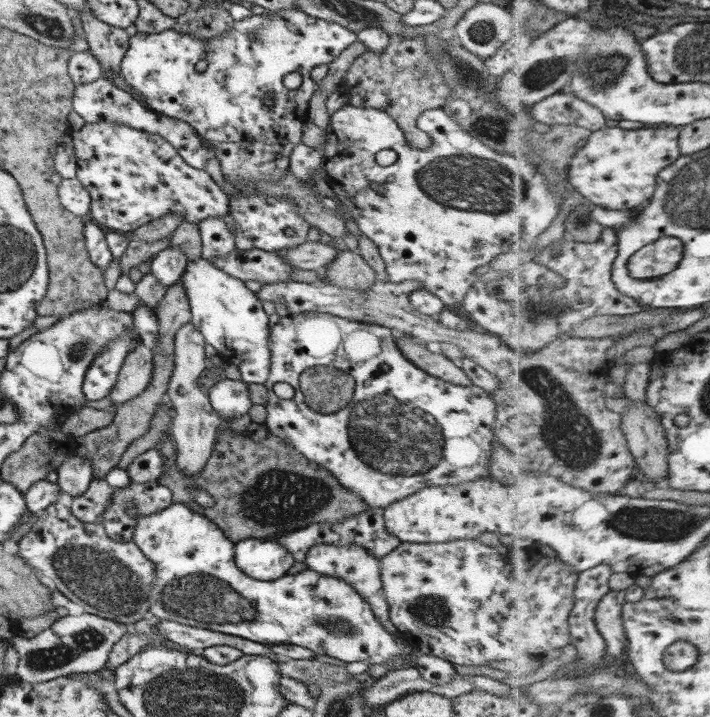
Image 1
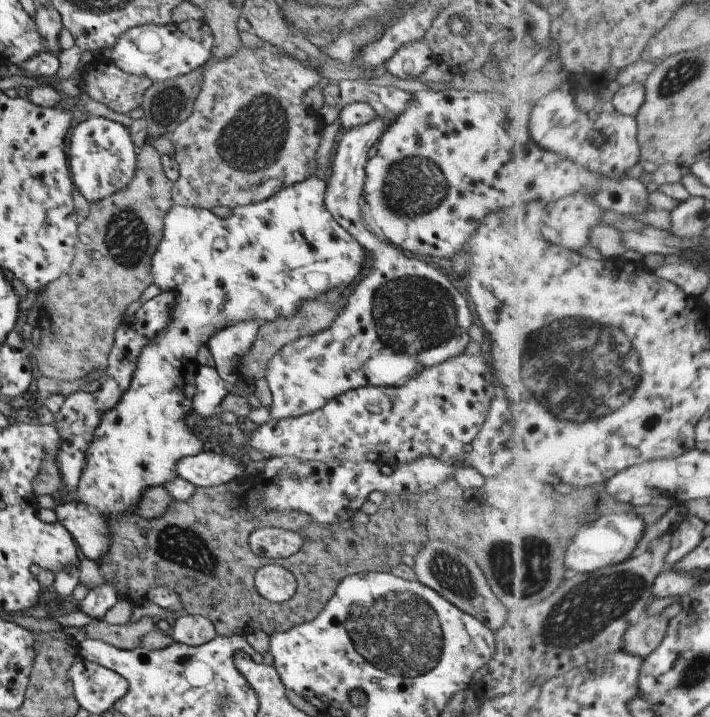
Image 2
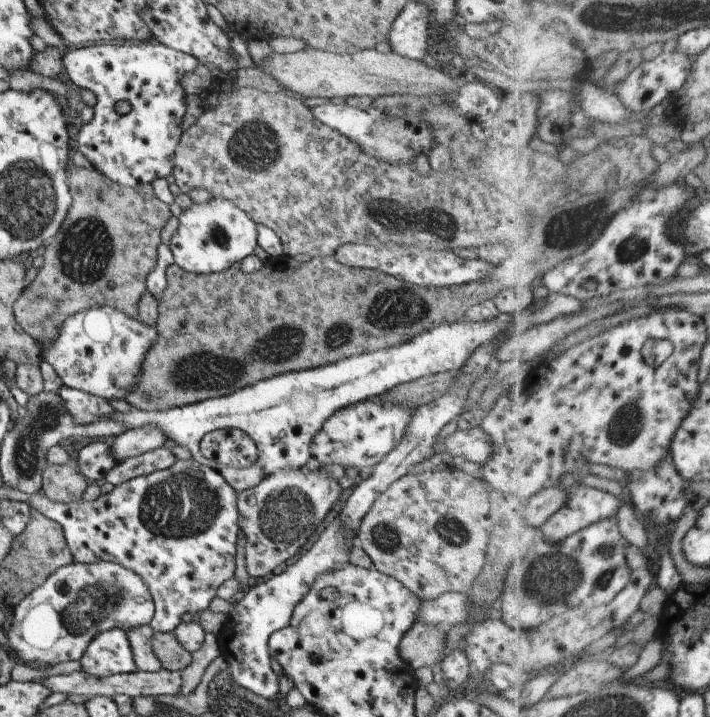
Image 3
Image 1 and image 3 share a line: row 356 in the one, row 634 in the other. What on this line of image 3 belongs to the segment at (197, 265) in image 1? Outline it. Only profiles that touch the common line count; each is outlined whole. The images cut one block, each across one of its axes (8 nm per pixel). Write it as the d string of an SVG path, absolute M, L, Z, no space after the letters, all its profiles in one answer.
M337 516L294 564L286 567L281 574L271 576L263 584L253 586L233 603L234 607L227 614L226 622L216 637L220 654L228 666L226 671L233 681L266 699L271 700L277 694L278 678L269 667L269 635L287 626L292 610L318 574L347 563L348 552L355 543L355 537L348 534Z

